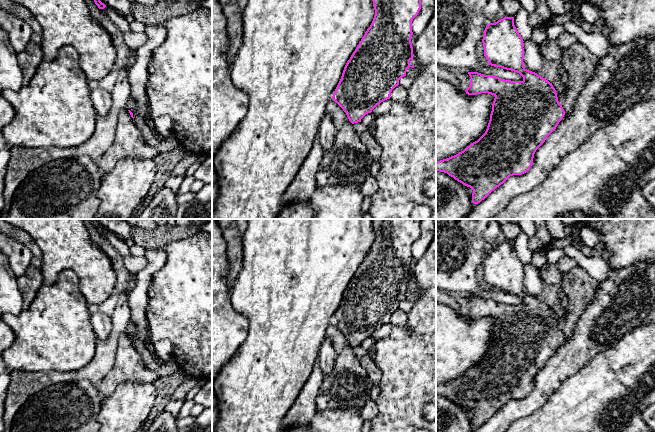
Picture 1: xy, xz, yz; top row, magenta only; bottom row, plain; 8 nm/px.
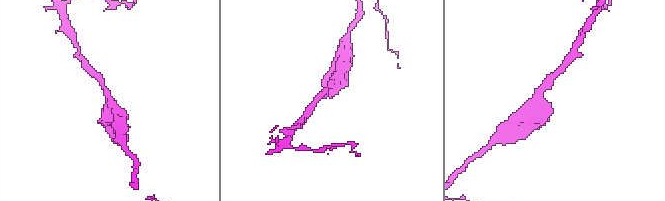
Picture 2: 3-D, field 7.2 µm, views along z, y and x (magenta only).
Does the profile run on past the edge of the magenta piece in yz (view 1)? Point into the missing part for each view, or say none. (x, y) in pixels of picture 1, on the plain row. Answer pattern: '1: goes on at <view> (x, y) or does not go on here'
1: does not go on here

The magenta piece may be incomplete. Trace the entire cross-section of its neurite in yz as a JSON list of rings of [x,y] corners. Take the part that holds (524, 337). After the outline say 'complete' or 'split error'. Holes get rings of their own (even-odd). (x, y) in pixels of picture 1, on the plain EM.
[[[504,241],[489,247],[482,263],[488,289],[519,297],[522,305],[501,303],[494,299],[468,296],[468,319],[488,317],[494,319],[490,344],[485,357],[463,375],[436,386],[436,395],[447,397],[473,414],[472,426],[480,427],[510,400],[526,397],[533,388],[536,374],[556,353],[565,335],[558,325],[557,315],[545,302],[524,291],[524,267],[514,249],[514,241]]]; complete

